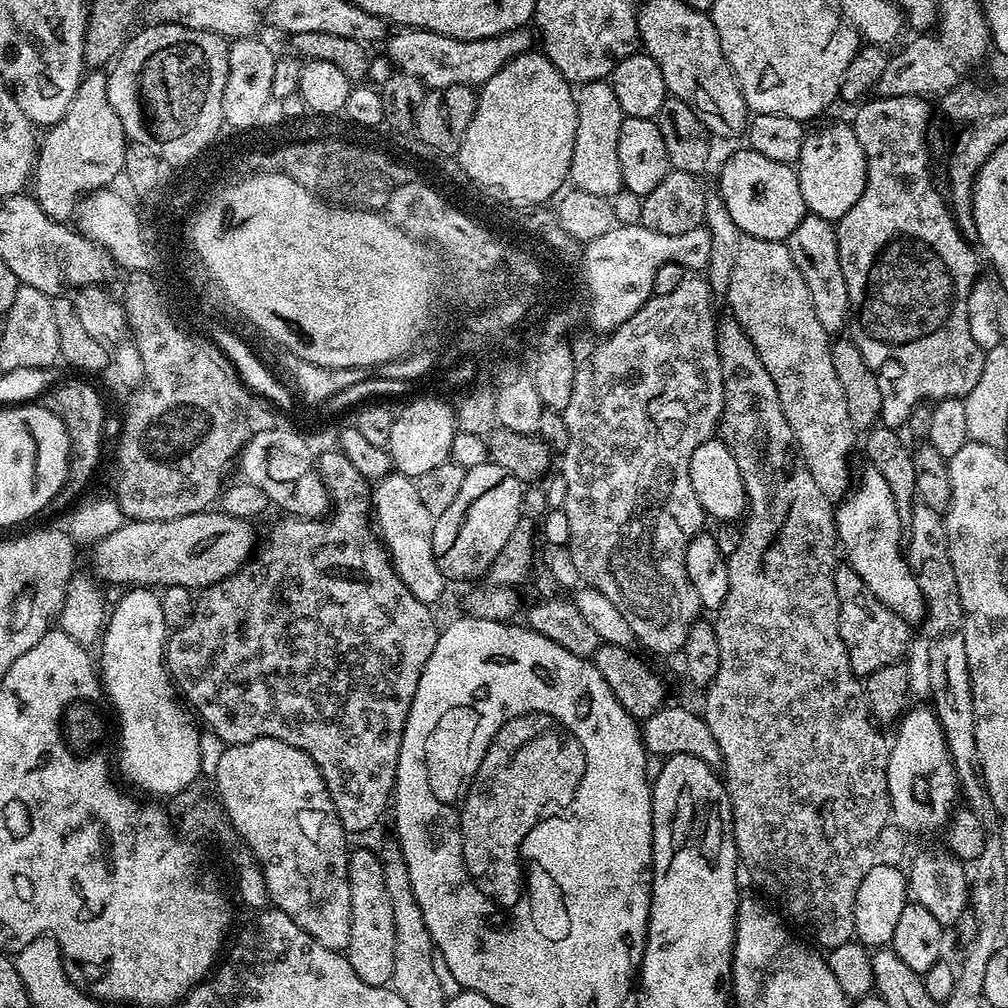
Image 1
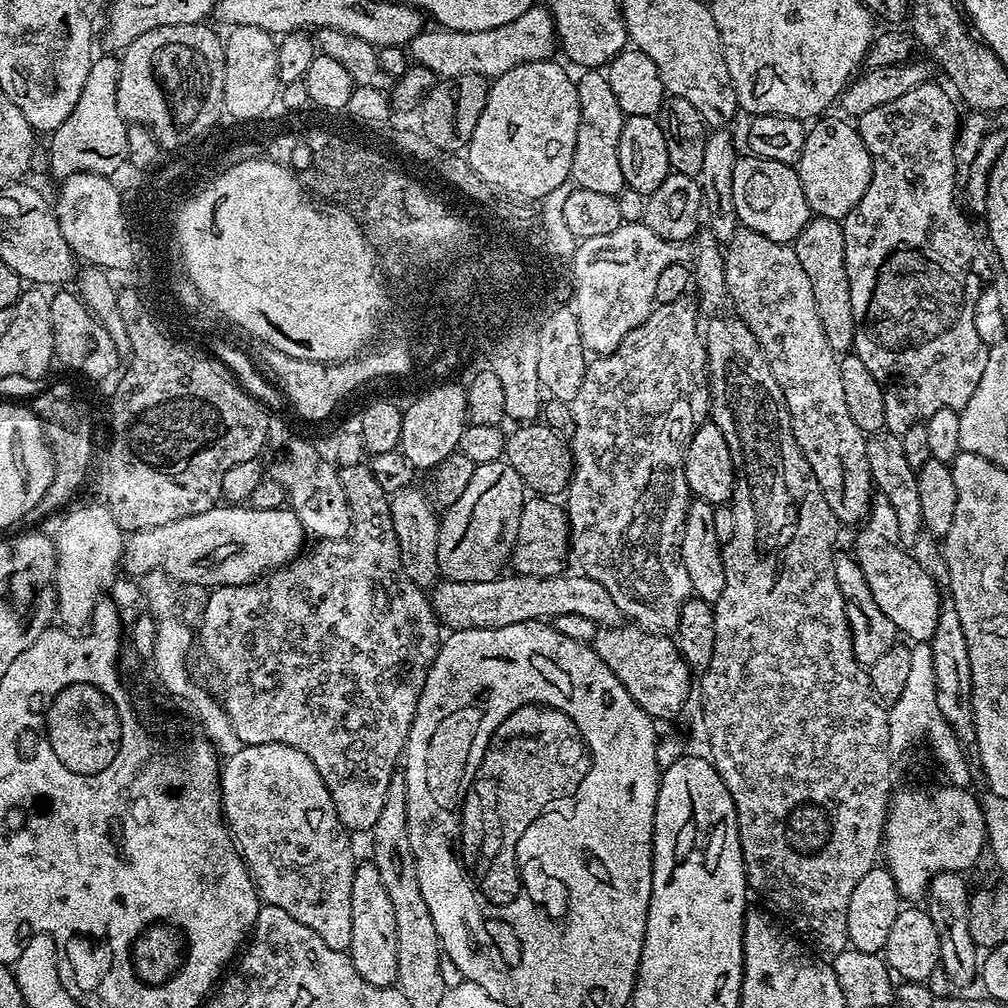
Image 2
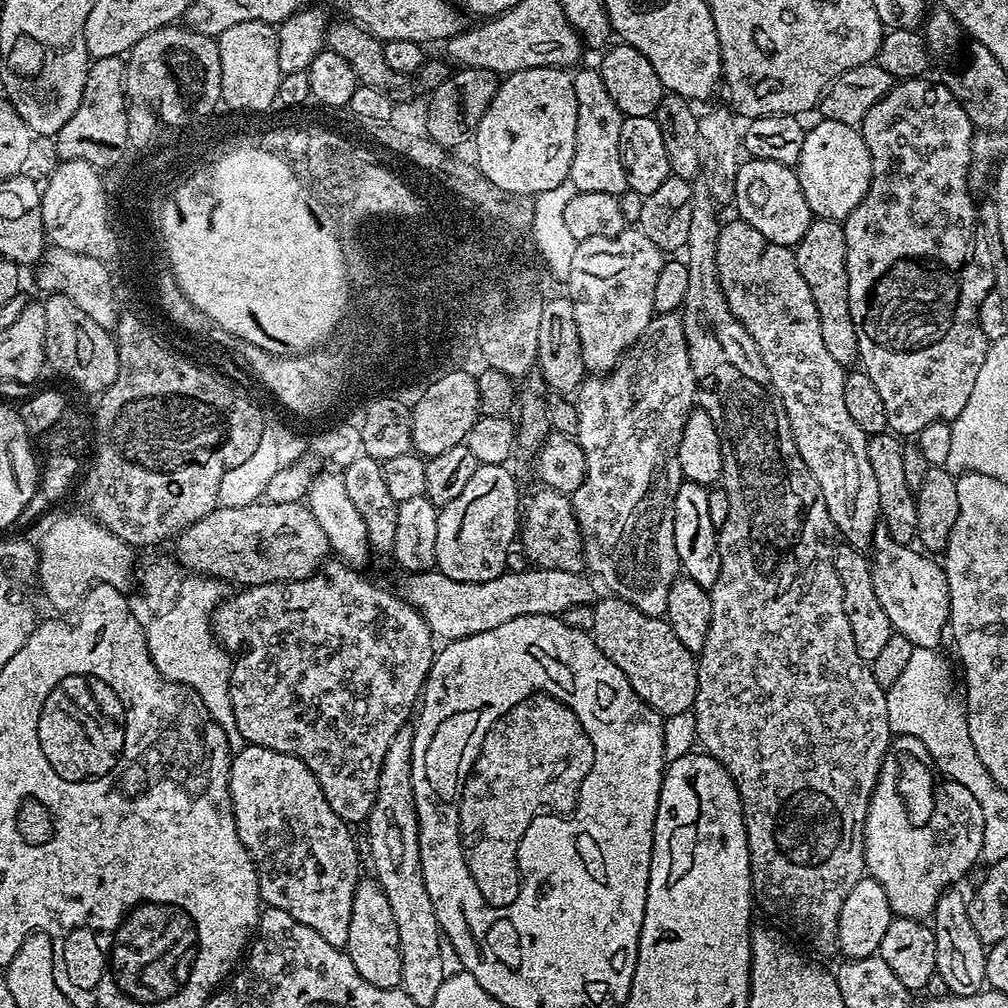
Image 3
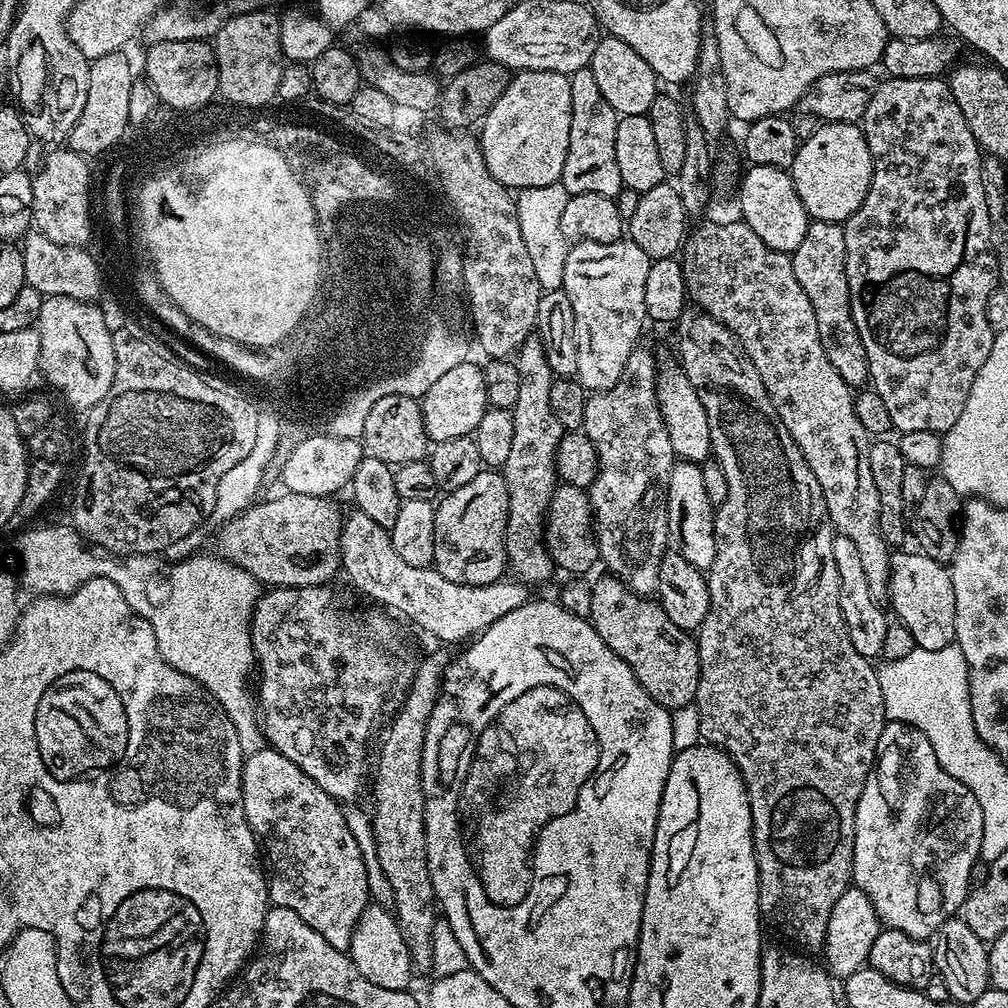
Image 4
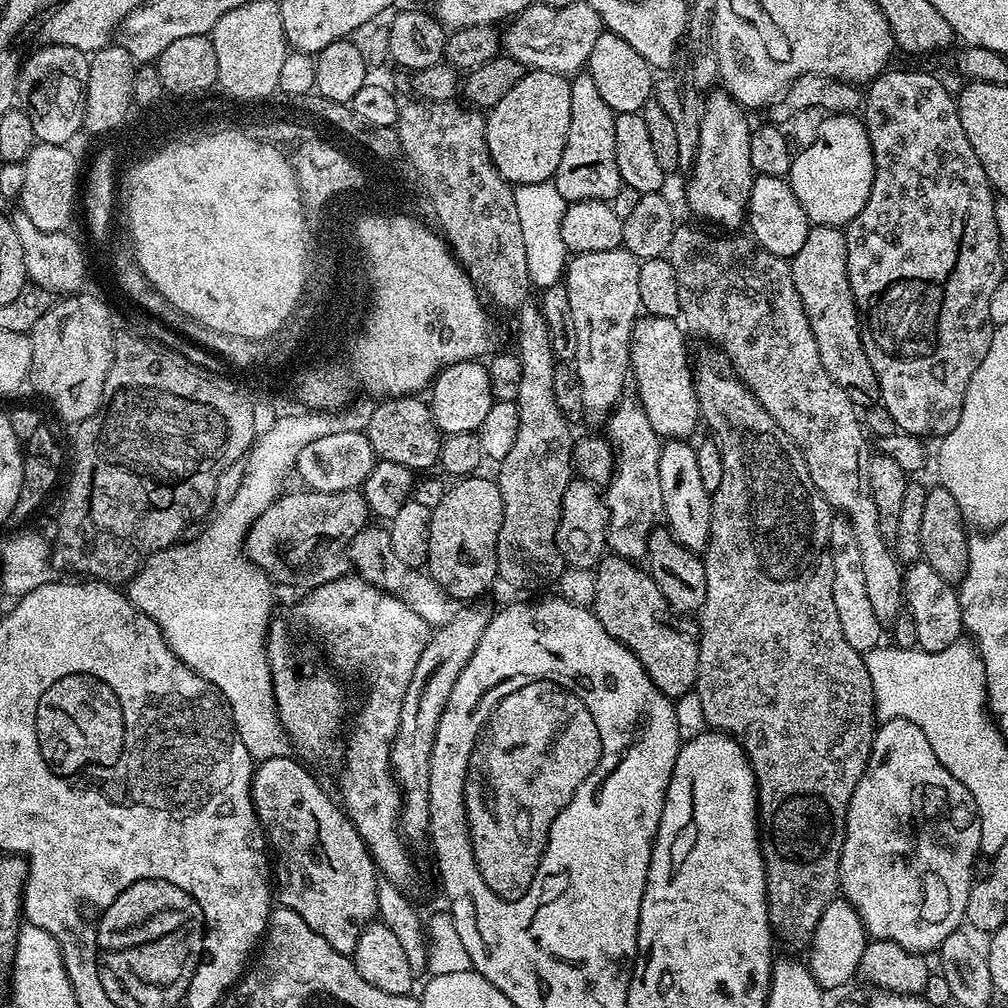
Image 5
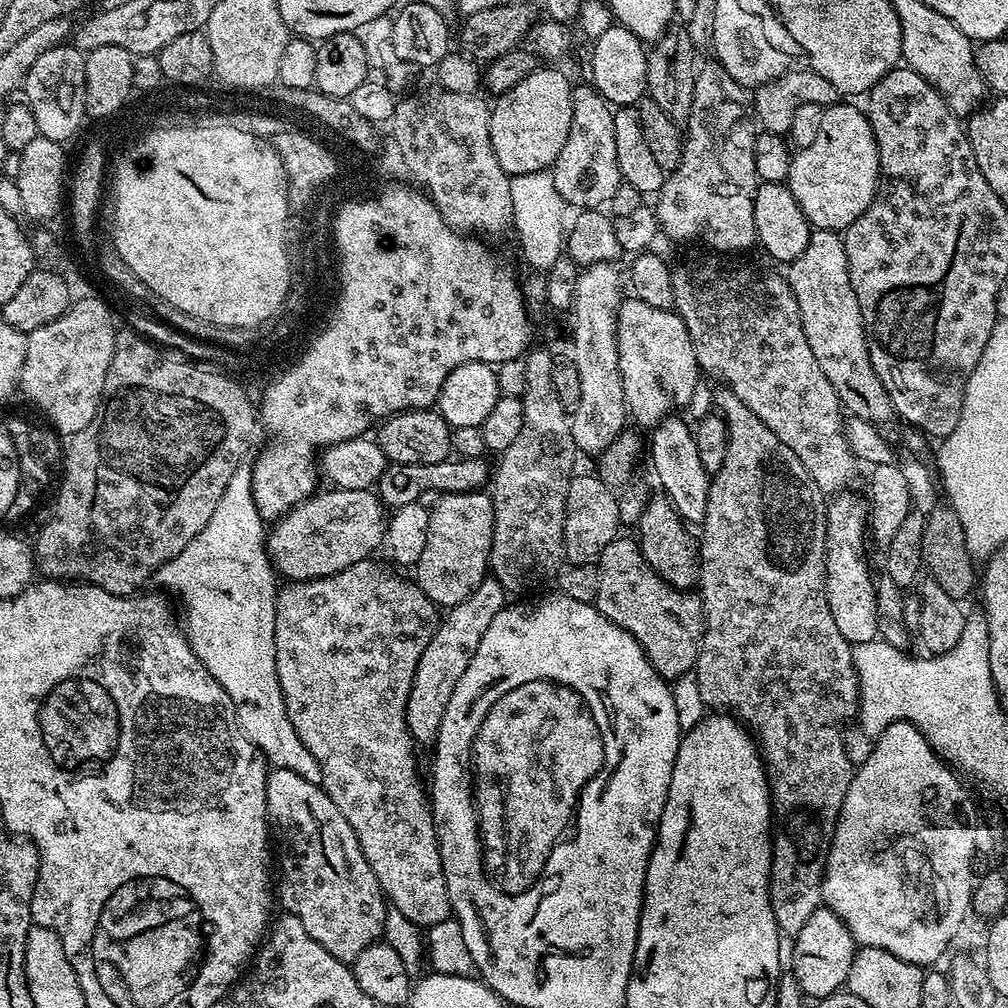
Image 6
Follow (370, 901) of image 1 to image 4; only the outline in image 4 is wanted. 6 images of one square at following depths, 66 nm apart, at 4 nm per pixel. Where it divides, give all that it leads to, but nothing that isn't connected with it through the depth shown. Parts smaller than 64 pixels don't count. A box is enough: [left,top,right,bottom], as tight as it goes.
[347,902,414,992]

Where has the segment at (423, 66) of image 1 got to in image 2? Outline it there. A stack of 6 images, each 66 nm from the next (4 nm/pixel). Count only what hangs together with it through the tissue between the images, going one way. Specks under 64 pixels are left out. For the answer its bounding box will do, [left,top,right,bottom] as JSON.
[410,6,558,80]

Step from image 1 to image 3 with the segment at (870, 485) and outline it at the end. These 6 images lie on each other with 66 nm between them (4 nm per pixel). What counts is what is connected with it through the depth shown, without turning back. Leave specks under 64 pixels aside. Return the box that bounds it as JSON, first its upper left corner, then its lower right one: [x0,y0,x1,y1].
[871,526,950,649]

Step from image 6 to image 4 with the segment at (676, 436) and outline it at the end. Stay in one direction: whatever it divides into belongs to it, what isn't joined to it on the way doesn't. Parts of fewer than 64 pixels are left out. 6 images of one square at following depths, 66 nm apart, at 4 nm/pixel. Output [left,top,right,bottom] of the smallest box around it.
[668,459,714,570]

